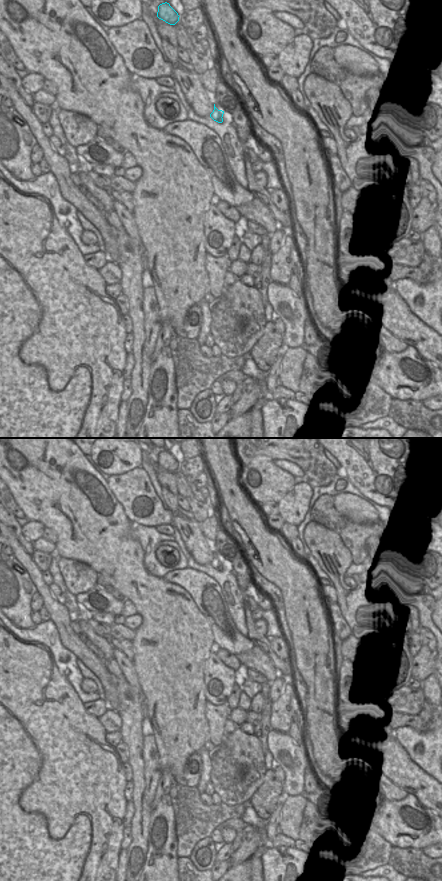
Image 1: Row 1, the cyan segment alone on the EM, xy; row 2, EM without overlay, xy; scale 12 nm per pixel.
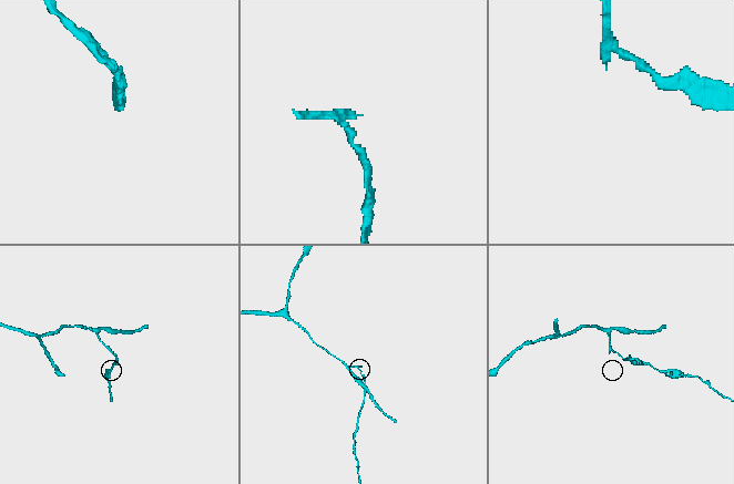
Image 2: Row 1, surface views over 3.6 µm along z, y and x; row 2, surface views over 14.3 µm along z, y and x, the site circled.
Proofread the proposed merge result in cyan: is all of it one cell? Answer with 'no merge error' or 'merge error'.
merge error

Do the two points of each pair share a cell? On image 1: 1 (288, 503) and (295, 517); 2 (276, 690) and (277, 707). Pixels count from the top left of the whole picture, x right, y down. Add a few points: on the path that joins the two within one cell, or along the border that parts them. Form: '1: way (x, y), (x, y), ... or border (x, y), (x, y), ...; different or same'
1: way (291, 506), (294, 514); same
2: border (288, 680), (285, 683), (283, 692), (272, 702); different

